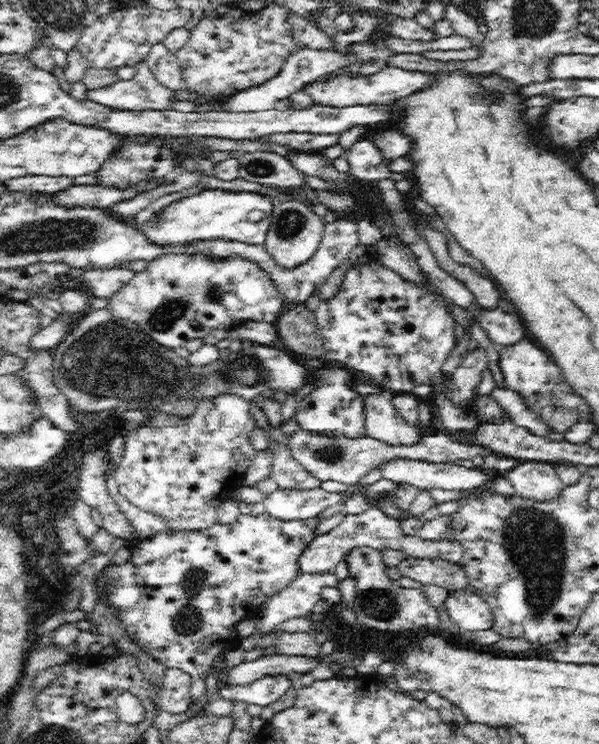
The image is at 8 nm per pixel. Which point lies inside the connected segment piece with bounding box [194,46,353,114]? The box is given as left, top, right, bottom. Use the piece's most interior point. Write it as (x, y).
(303, 67)

